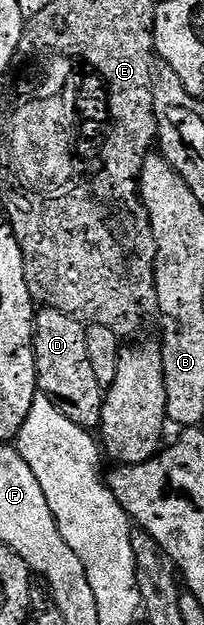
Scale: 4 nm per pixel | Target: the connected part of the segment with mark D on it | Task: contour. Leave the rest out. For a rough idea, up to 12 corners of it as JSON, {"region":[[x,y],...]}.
{"region":[[36,311],[37,389],[93,432],[105,403],[81,322]]}

